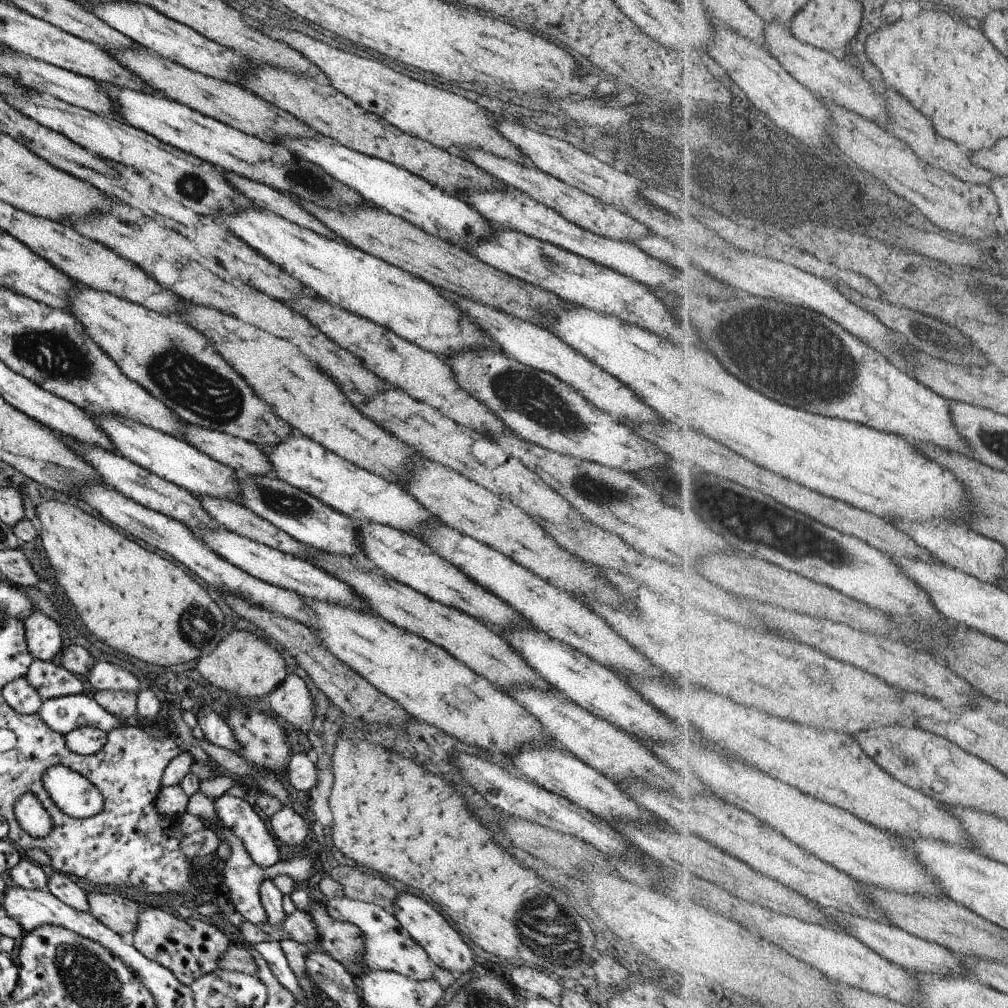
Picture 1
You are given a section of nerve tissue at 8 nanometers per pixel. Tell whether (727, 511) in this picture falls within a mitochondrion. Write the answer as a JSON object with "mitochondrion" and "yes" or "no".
{"mitochondrion":"yes"}

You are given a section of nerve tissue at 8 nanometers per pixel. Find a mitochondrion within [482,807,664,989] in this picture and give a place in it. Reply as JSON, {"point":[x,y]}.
{"point":[533,926]}

